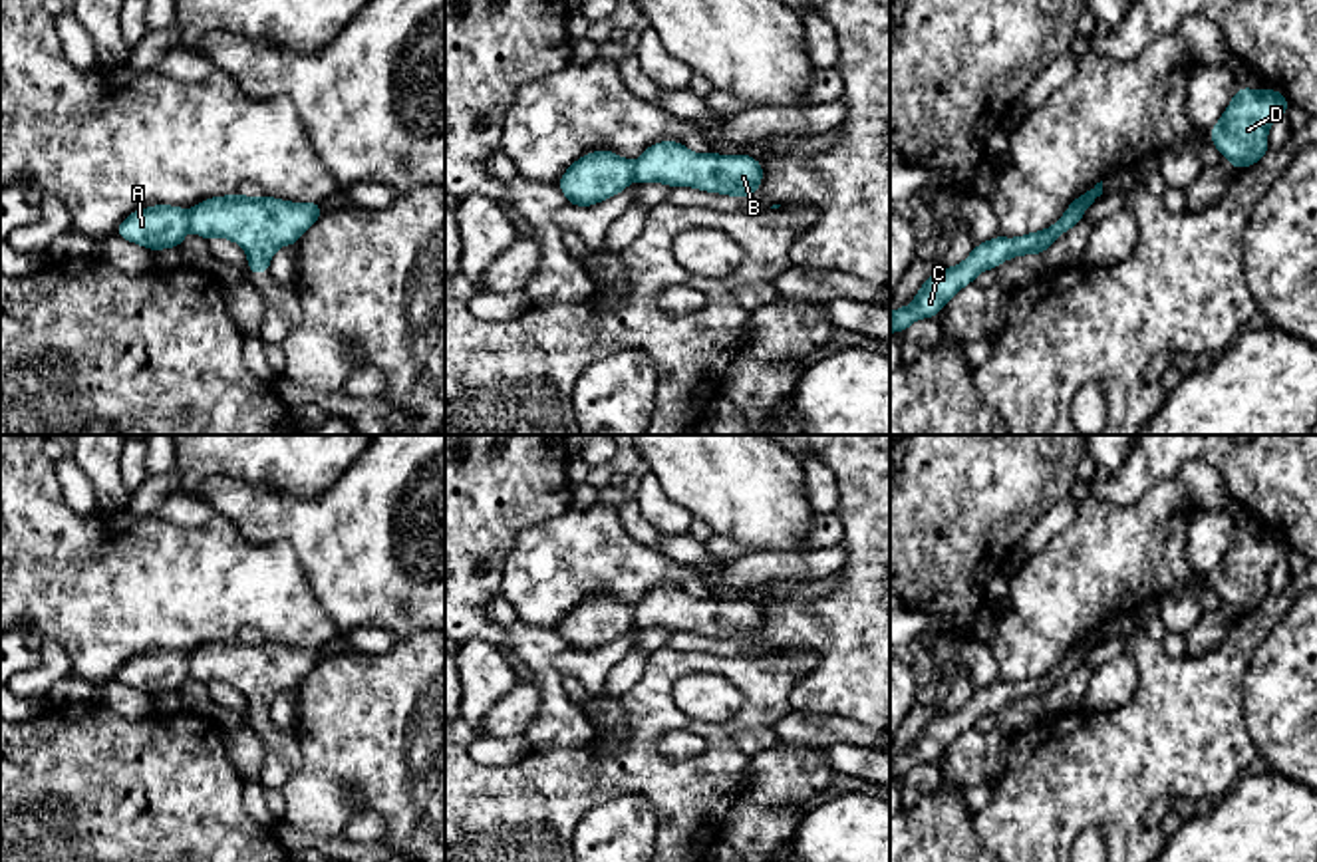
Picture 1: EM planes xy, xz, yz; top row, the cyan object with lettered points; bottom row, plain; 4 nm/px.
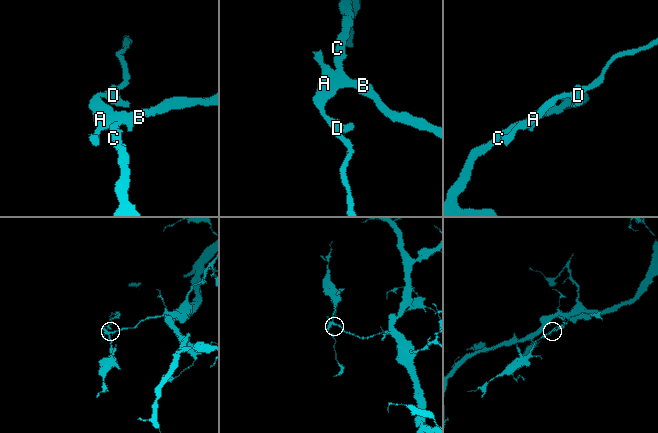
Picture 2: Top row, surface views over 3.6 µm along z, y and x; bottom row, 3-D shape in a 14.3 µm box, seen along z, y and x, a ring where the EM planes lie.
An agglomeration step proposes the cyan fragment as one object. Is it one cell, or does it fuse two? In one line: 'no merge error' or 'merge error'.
merge error

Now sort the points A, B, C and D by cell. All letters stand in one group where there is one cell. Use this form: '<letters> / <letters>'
A D / B C

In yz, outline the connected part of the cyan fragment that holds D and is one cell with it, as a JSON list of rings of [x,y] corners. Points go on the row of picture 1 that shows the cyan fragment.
[[[1249,85],[1236,89],[1222,117],[1208,131],[1210,139],[1234,169],[1251,167],[1267,153],[1267,131],[1287,107],[1287,97],[1277,89],[1255,91]]]

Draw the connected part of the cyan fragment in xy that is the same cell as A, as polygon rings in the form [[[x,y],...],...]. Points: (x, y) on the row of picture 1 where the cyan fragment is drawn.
[[[171,205],[145,207],[121,220],[115,234],[145,248],[181,246],[191,230],[191,211]]]

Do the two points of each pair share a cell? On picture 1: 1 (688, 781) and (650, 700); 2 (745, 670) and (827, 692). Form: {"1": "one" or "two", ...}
{"1": "one", "2": "two"}

